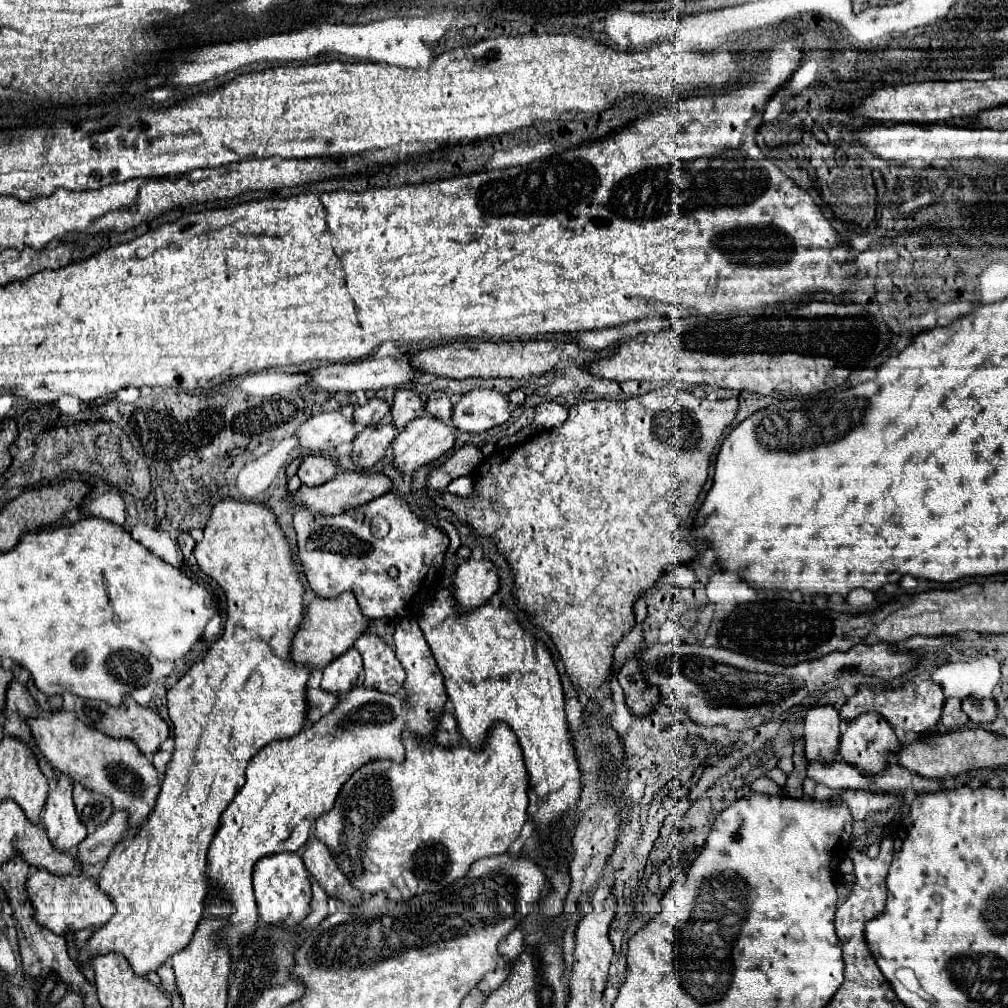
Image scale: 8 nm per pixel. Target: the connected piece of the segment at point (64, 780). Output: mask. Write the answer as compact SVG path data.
M57 772L57 784L47 794L41 822L49 832L49 840L59 850L71 850L87 836L87 828L81 826L75 812L71 798L71 780L61 772Z

